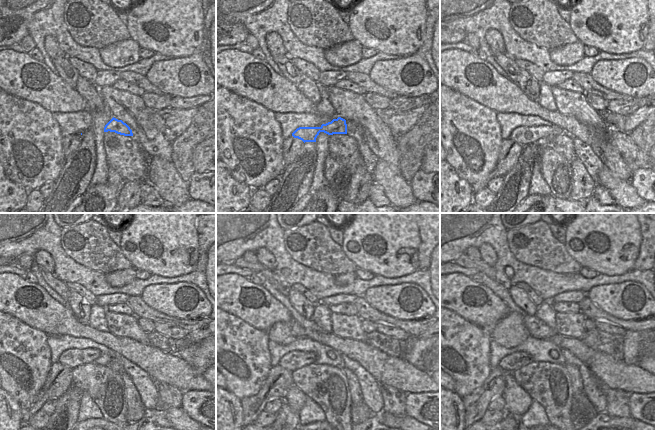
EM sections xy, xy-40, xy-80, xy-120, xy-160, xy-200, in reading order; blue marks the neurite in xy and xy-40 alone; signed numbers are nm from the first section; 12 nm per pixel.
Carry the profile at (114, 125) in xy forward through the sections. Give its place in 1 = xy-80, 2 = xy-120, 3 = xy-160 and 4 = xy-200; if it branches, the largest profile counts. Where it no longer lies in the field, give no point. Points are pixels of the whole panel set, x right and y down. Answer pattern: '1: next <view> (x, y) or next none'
1: next xy-80 (524, 136)
2: next xy-120 (72, 358)
3: next xy-160 (294, 360)
4: next xy-200 (510, 363)

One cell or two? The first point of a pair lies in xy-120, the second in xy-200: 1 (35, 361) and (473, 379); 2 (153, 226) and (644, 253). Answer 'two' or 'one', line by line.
1: one
2: two

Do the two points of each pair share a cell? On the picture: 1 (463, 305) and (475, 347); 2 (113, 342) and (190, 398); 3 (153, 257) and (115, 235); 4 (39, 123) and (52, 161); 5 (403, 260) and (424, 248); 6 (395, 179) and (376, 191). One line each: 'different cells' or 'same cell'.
1: different cells
2: different cells
3: different cells
4: same cell
5: different cells
6: different cells

